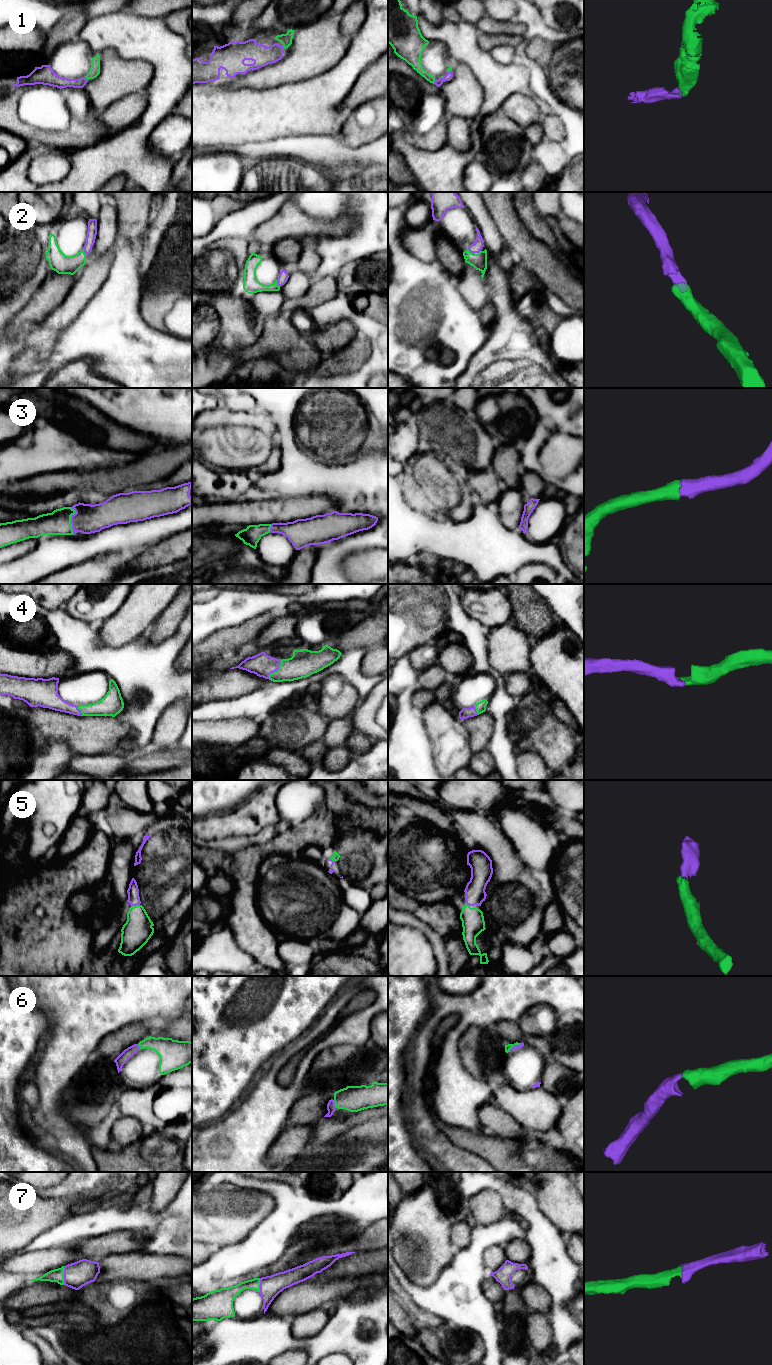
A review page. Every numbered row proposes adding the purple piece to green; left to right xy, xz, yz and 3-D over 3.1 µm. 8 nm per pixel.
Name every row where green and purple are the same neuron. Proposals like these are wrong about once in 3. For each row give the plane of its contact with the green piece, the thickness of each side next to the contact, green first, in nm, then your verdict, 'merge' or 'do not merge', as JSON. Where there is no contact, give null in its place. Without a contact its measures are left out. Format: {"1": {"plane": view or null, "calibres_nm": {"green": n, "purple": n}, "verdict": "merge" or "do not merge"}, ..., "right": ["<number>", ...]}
{"1": {"plane": "xy", "calibres_nm": {"green": 90, "purple": 100}, "verdict": "merge"}, "2": {"plane": "xz", "calibres_nm": {"green": 140, "purple": 80}, "verdict": "merge"}, "3": {"plane": "xy", "calibres_nm": {"green": 200, "purple": 220}, "verdict": "merge"}, "4": {"plane": "xz", "calibres_nm": {"green": 220, "purple": 180}, "verdict": "merge"}, "5": {"plane": "xy", "calibres_nm": {"green": 240, "purple": 100}, "verdict": "merge"}, "6": {"plane": "xz", "calibres_nm": {"green": 200, "purple": 70}, "verdict": "merge"}, "7": {"plane": "xy", "calibres_nm": {"green": 110, "purple": 200}, "verdict": "merge"}, "right": ["1", "2", "3", "4", "5", "6", "7"]}

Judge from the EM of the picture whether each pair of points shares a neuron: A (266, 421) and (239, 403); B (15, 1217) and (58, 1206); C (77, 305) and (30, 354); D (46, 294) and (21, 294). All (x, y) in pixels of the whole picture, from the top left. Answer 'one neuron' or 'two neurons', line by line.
A: two neurons
B: one neuron
C: one neuron
D: two neurons

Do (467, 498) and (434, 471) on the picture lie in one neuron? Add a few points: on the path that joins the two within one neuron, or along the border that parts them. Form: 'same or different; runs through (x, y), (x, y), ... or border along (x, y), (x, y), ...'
same; runs through (459, 496), (442, 479)

